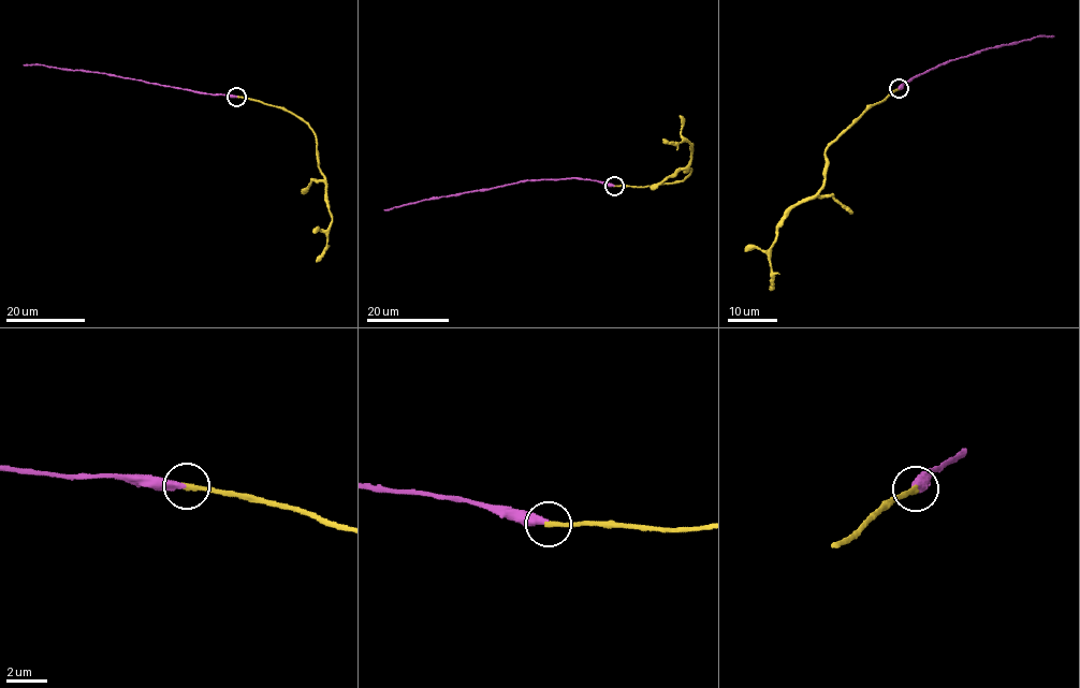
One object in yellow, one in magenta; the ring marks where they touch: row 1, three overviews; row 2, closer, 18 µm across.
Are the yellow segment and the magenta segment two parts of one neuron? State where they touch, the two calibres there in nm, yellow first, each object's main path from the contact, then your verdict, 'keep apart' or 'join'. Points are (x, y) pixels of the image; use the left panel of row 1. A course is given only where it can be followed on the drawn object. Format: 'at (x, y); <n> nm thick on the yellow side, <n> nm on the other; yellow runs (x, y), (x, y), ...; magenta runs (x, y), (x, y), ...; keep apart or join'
at (236, 97); 260 nm thick on the yellow side, 320 nm on the other; yellow runs (237, 96), (283, 107), (308, 123), (316, 138), (317, 165), (325, 180), (332, 218), (326, 249), (316, 262); magenta runs (237, 96), (198, 92), (115, 75), (24, 66); join

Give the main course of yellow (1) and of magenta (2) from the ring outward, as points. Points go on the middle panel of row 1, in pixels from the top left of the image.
1: (614, 186), (683, 181), (690, 171), (683, 172), (688, 167), (691, 144), (662, 140)
2: (614, 186), (575, 178), (520, 180), (383, 210)

